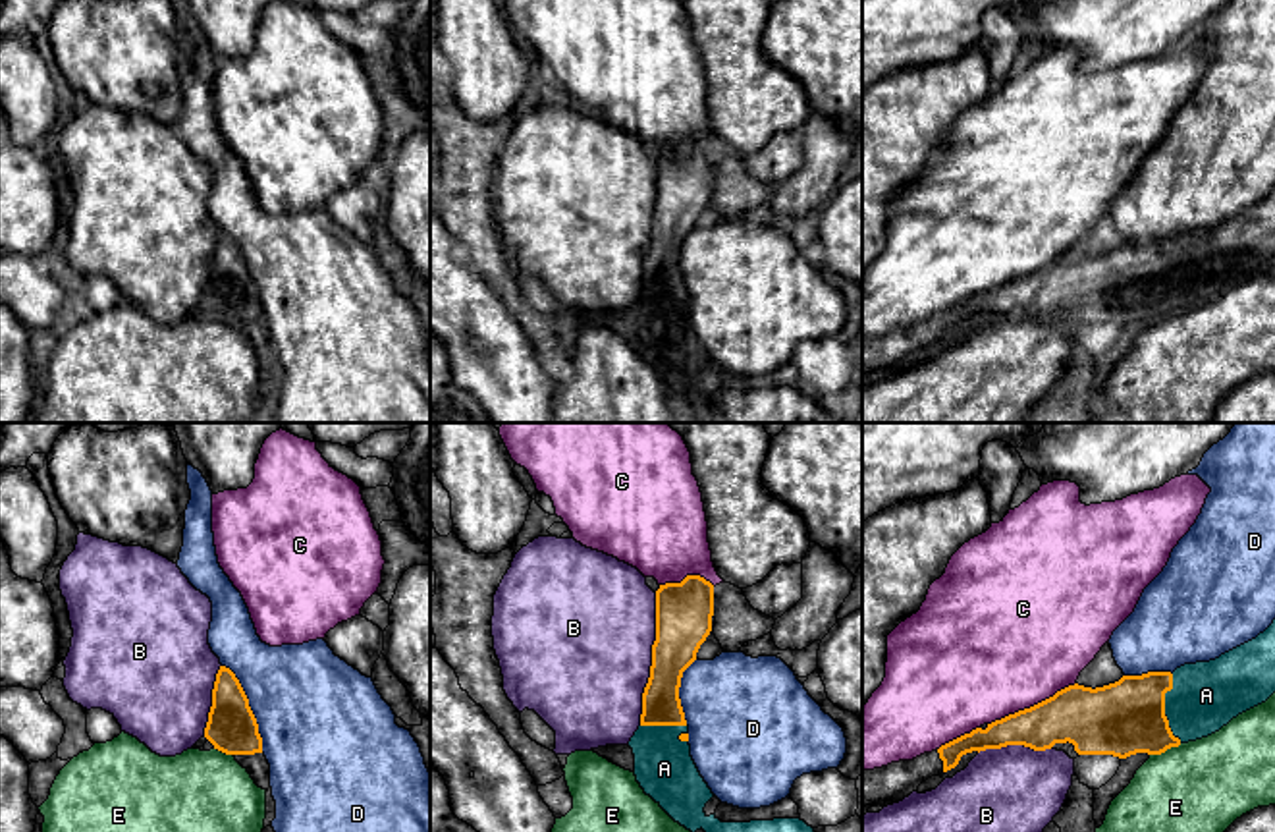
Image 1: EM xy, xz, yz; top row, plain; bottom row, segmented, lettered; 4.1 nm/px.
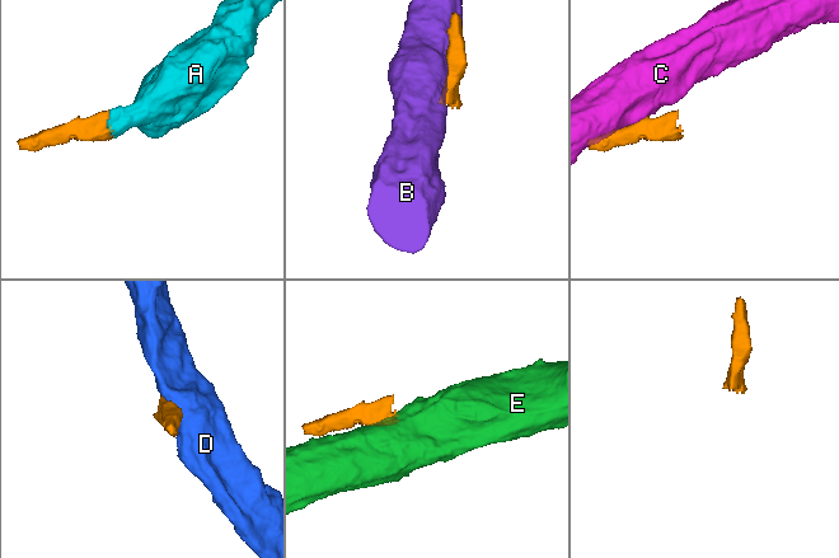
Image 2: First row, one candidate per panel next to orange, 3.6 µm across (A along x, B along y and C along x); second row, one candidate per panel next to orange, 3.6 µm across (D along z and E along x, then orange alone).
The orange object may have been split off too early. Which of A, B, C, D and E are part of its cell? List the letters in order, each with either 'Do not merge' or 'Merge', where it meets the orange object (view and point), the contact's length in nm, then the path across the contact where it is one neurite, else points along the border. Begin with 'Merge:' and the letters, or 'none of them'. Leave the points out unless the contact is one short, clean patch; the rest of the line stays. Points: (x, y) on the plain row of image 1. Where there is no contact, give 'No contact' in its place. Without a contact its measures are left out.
Merge: A
A: Merge. Touches orange at yz (1164, 277). Shared border 300 nm. Path across: yz (1127, 284), (1164, 277), (1183, 275), (1206, 263)
B: Do not merge. Touches orange at xz (652, 226). Shared border 550 nm
C: Do not merge. Touches orange at yz (1030, 275). Shared border 400 nm
D: Do not merge. Touches orange at xy (249, 275). Shared border 400 nm
E: Do not merge. Touches orange at yz (1166, 317). Shared border 140 nm. Boundary: yz (1181, 311), (1150, 323)

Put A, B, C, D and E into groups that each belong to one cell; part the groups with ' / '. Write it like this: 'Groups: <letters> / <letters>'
Groups: A / B / C / D / E

